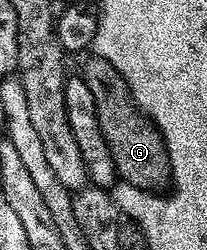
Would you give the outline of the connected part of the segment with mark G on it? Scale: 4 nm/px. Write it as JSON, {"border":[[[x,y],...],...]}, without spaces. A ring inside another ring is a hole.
{"border":[[[90,55],[90,60],[79,74],[87,82],[87,90],[91,90],[91,98],[95,98],[95,114],[99,126],[103,130],[103,138],[111,150],[111,158],[117,167],[117,175],[122,181],[144,192],[157,192],[170,183],[169,155],[162,138],[152,120],[133,102],[127,82],[121,77],[121,71],[102,56]]]}

